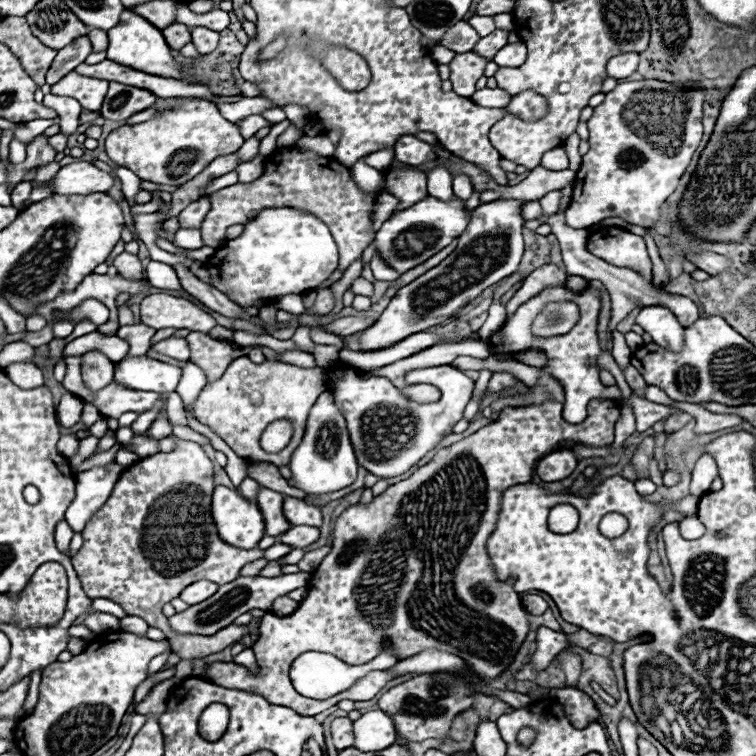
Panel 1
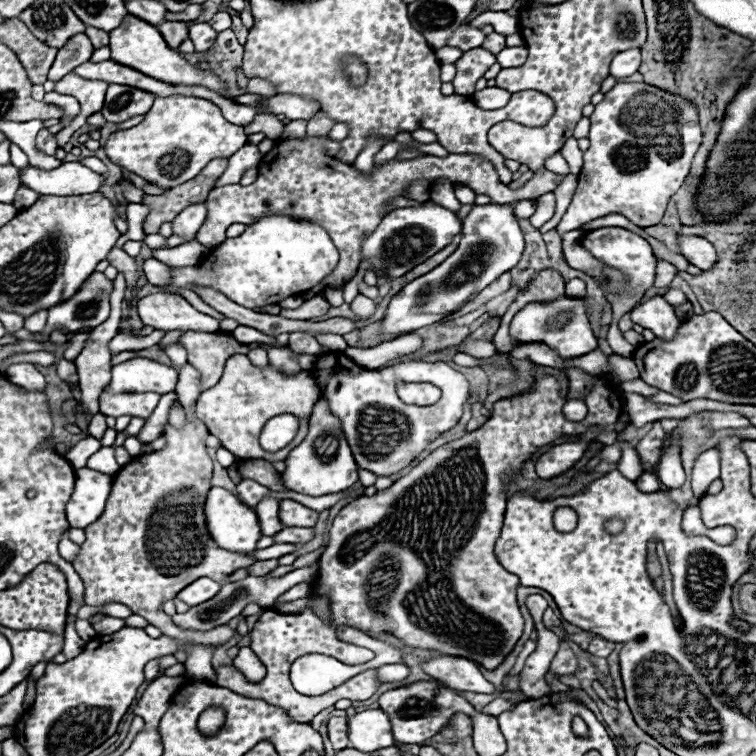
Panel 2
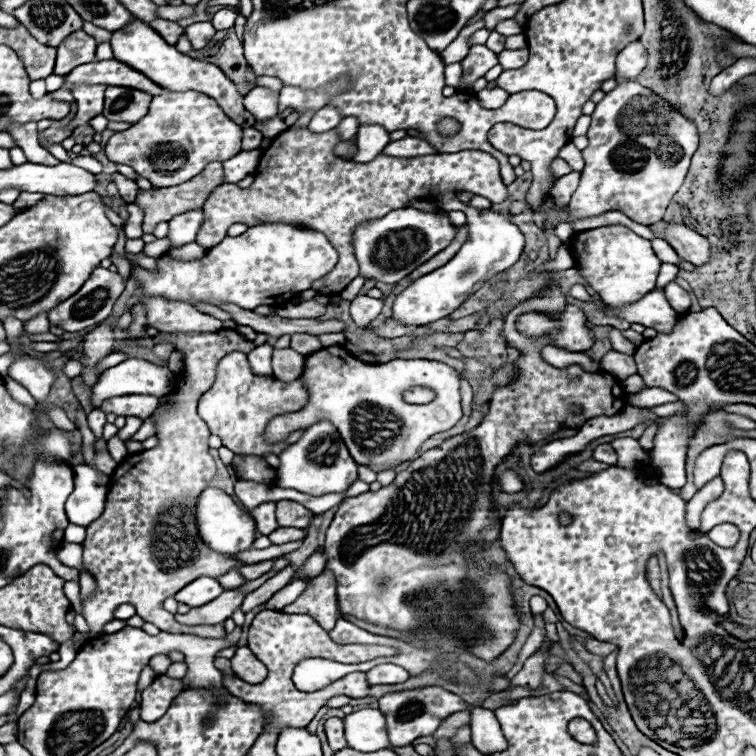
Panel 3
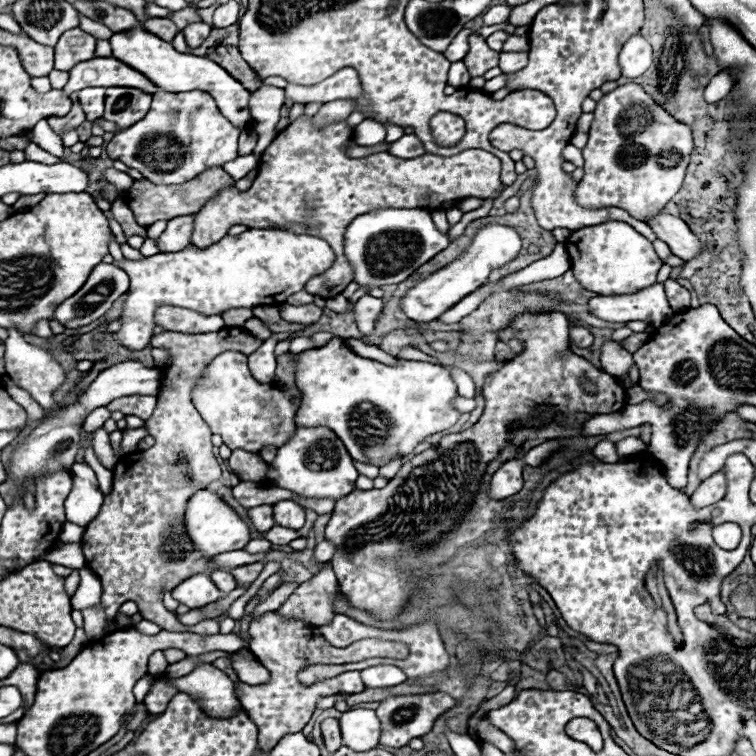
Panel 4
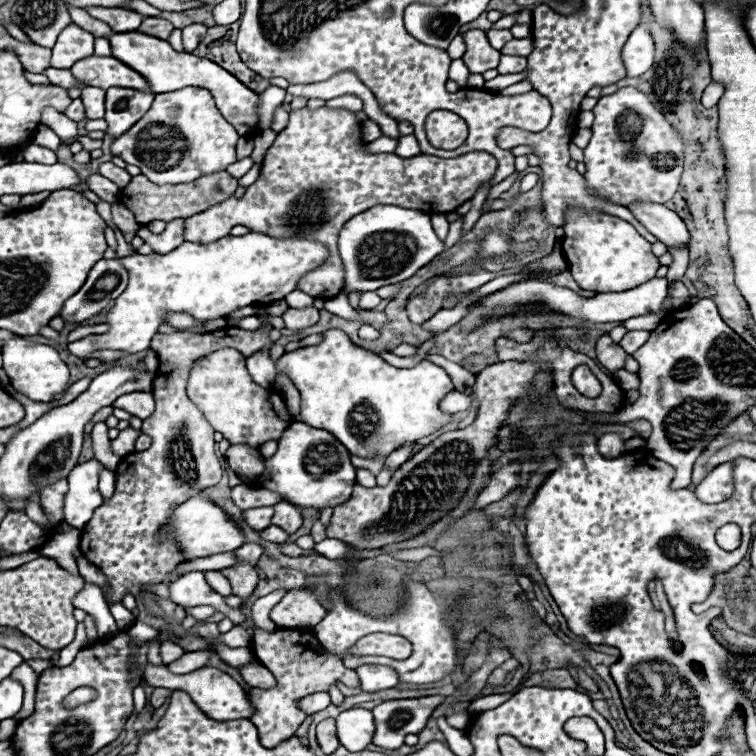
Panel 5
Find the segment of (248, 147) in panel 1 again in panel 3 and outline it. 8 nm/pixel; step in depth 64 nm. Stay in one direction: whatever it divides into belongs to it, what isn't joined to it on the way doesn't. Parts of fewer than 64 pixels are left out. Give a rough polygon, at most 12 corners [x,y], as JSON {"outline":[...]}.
{"outline":[[262,150],[240,152],[224,162],[226,182],[254,174]]}

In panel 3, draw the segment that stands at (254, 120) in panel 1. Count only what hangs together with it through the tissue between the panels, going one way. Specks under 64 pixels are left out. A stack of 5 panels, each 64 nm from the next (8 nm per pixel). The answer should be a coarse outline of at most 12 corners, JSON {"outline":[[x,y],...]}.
{"outline":[[282,118],[270,122],[254,124],[256,130],[268,138],[276,138],[288,126]]}

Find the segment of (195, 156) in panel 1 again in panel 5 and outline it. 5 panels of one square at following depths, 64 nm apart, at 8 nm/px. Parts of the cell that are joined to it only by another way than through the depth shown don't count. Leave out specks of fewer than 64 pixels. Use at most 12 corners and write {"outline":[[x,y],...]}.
{"outline":[[202,88],[156,94],[112,144],[156,184],[236,162],[238,132]]}

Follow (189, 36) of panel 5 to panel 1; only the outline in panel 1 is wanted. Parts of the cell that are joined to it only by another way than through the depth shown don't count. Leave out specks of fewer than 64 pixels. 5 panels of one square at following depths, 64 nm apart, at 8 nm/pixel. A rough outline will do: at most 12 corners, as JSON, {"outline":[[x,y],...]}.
{"outline":[[192,28],[192,42],[200,54],[218,46],[218,32]]}

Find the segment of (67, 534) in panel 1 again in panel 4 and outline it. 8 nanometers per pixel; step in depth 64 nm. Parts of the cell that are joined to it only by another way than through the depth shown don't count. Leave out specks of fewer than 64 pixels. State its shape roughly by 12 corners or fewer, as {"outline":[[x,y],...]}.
{"outline":[[66,544],[46,554],[52,564],[82,568],[80,544]]}

